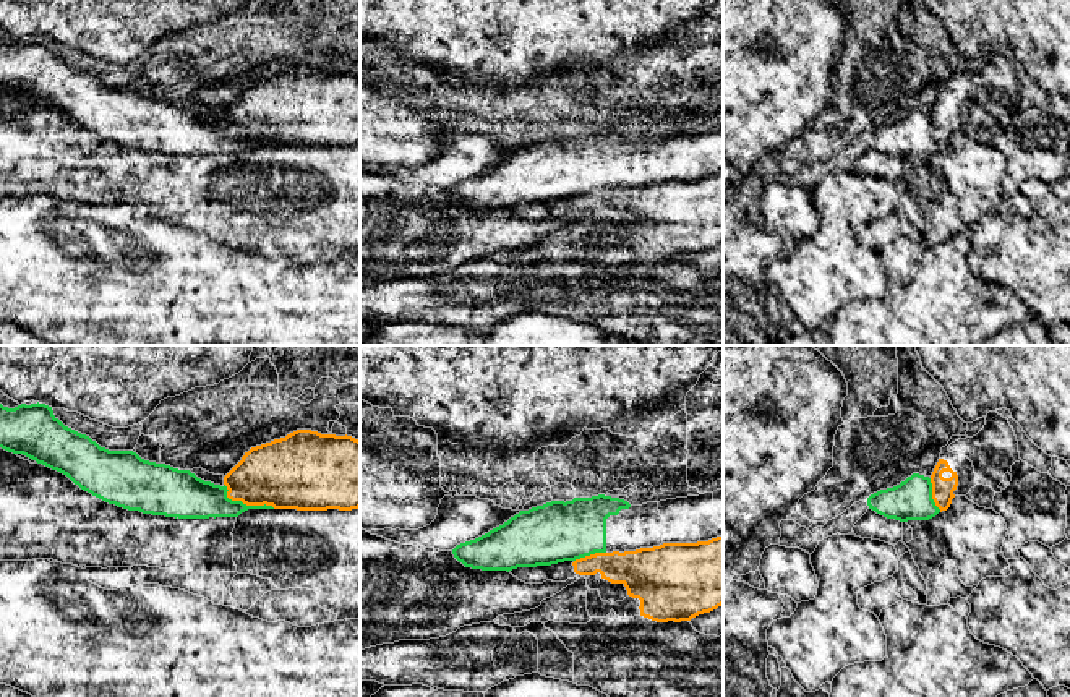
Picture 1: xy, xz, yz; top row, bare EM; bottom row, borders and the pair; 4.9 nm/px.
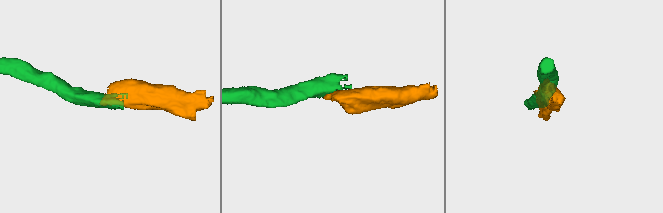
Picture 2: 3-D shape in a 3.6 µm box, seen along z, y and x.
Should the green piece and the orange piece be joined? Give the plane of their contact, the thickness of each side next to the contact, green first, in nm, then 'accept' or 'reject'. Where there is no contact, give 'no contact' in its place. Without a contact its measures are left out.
xy | 190/340 nm | reject

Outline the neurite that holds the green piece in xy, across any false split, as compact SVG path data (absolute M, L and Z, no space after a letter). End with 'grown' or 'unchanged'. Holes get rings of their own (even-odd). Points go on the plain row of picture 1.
M39 39L21 41L15 45L0 41L0 84L57 107L92 133L128 148L175 156L216 156L238 154L248 146L274 146L266 141L246 143L242 138L232 138L227 135L229 126L225 122L204 118L190 107L144 97L133 88L101 84L89 73L65 63L54 52L52 44Z; unchanged

